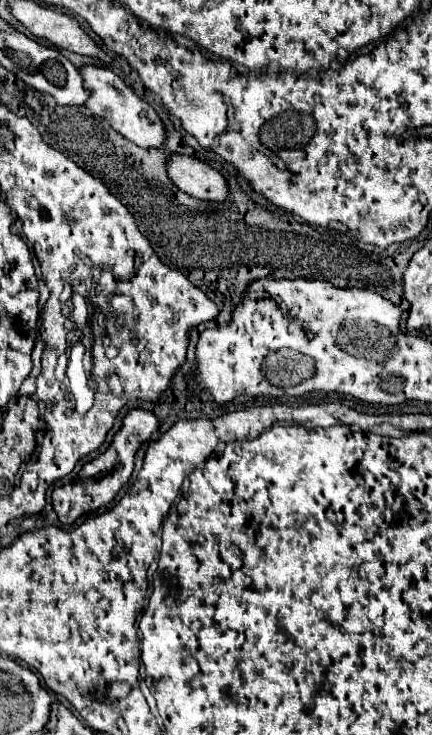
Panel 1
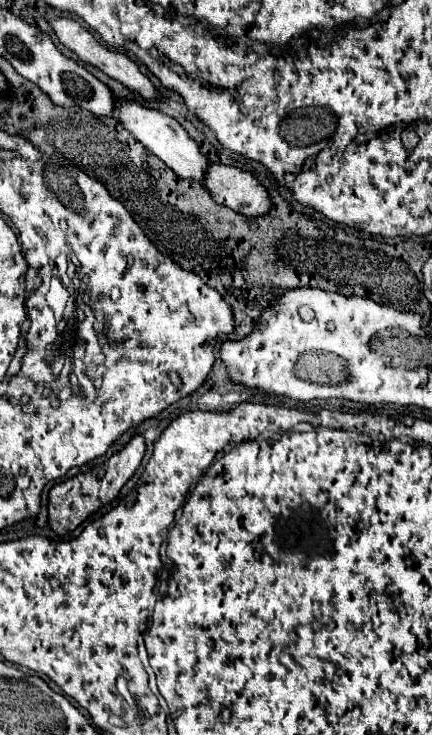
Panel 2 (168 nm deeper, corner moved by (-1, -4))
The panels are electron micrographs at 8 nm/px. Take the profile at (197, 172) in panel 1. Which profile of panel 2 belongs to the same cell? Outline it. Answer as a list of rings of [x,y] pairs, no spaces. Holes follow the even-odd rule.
[[[208,164],[204,180],[200,182],[216,204],[228,206],[244,216],[258,216],[270,210],[268,192],[258,180],[244,170],[222,164]]]

